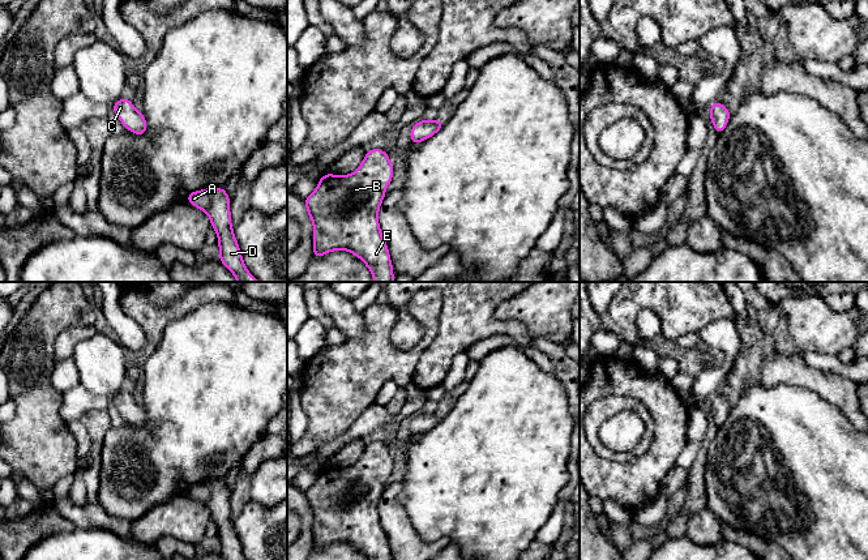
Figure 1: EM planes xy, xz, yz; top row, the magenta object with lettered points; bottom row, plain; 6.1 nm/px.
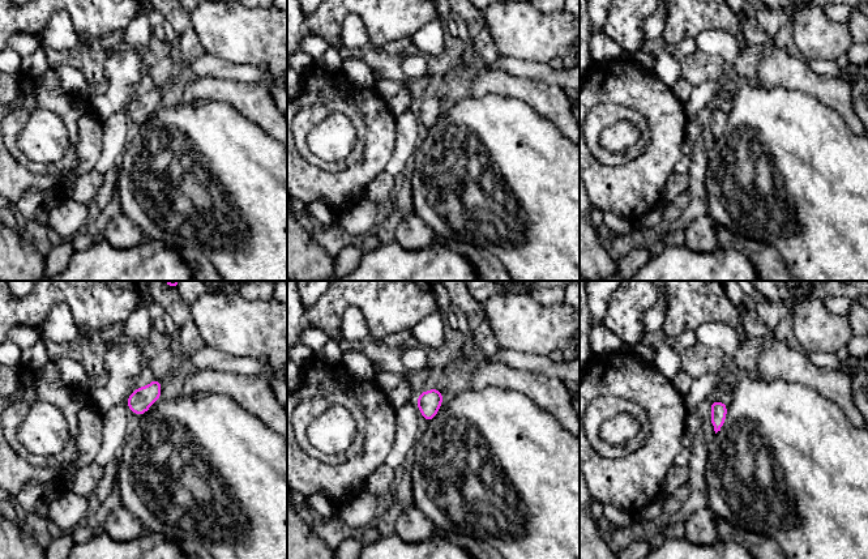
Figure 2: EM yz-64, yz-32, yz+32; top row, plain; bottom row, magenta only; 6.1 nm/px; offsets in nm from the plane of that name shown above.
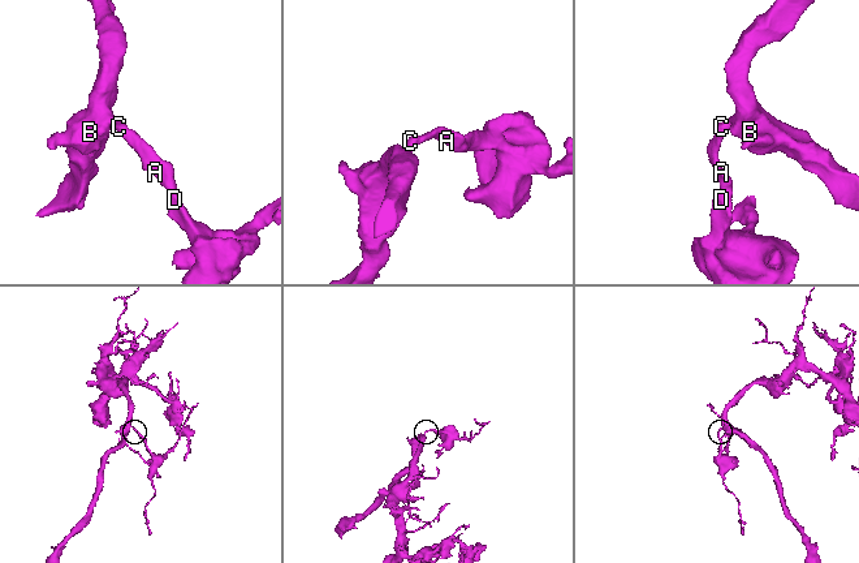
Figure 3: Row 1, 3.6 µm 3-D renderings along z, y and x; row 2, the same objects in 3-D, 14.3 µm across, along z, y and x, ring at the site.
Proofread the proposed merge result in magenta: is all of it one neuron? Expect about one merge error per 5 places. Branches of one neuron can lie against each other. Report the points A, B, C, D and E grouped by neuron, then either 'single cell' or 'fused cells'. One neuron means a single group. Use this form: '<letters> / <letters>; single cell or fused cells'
A B C D E; single cell

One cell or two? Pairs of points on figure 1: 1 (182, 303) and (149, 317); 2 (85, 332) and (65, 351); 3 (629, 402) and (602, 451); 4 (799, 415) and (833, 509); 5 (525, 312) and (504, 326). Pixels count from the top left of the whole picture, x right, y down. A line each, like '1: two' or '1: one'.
1: one
2: one
3: one
4: one
5: two

